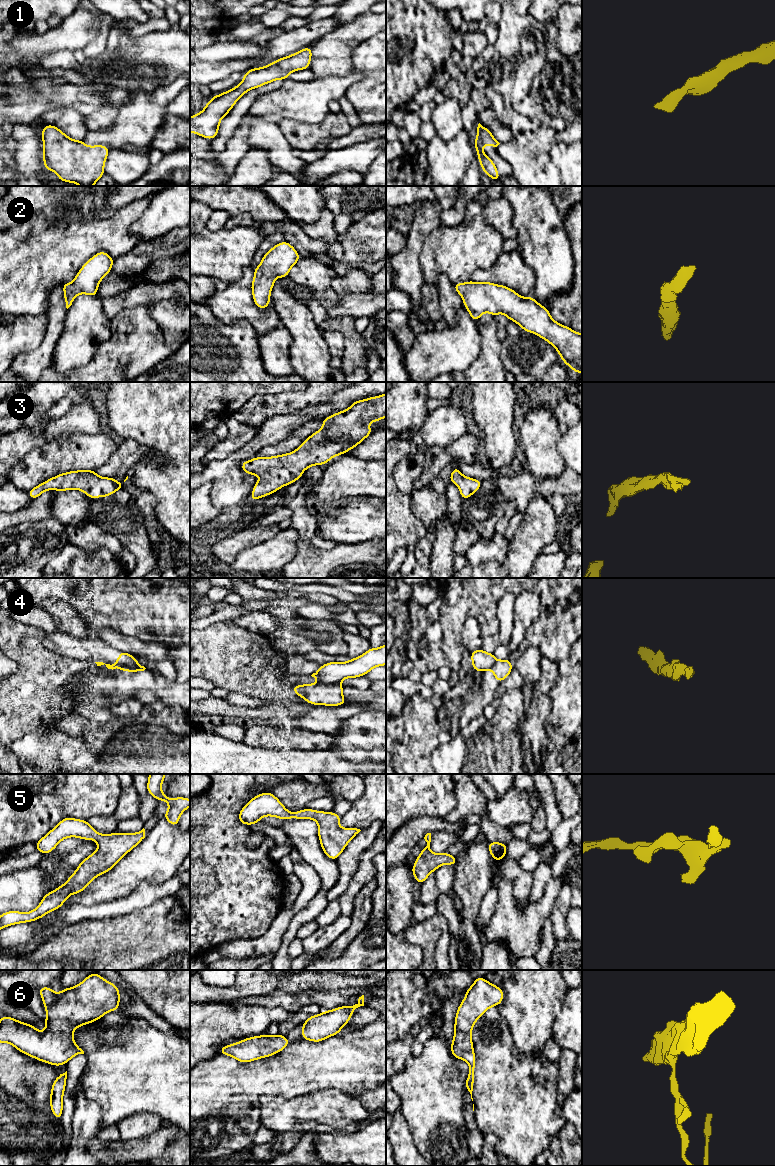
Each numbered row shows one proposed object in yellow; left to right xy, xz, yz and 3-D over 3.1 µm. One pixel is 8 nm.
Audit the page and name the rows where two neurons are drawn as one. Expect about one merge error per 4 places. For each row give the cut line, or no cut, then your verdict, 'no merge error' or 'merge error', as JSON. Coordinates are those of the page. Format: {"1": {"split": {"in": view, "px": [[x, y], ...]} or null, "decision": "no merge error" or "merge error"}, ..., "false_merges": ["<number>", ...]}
{"1": {"split": null, "decision": "no merge error"}, "2": {"split": null, "decision": "no merge error"}, "3": {"split": null, "decision": "no merge error"}, "4": {"split": {"in": "xy", "px": [[114, 664], [130, 667], [140, 666]]}, "decision": "merge error"}, "5": {"split": null, "decision": "no merge error"}, "6": {"split": null, "decision": "no merge error"}, "false_merges": ["4"]}

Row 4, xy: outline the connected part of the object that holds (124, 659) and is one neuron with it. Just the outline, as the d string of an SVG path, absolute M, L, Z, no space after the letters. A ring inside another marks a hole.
M120 651L119 656L117 658L117 662L115 663L116 666L127 666L130 668L141 666L137 661L135 656Z

